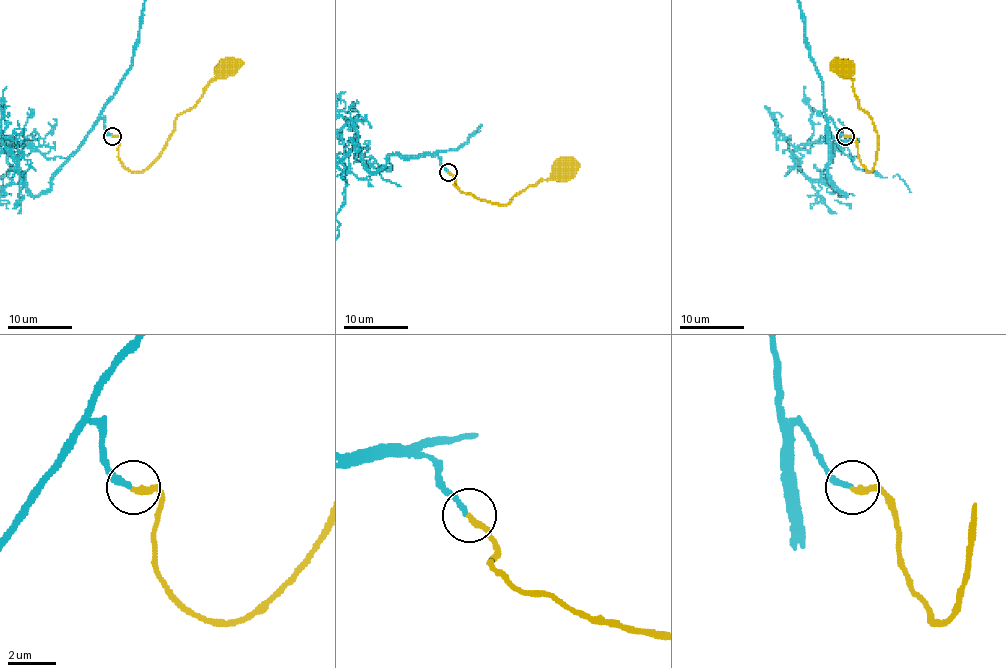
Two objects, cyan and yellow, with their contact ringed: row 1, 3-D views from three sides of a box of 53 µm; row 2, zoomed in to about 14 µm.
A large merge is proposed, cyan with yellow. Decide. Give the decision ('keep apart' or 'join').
join

